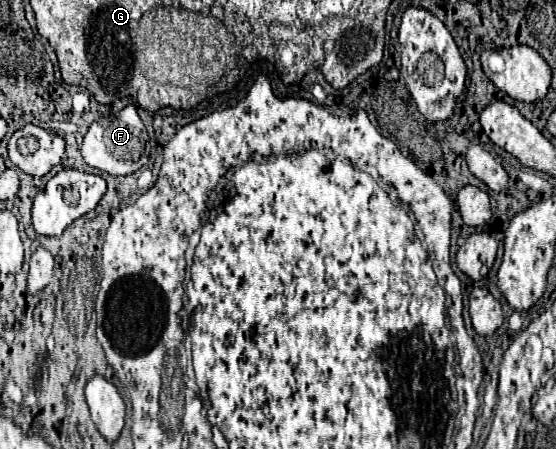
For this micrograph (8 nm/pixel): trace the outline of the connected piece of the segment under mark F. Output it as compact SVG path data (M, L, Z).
M130 104L124 110L120 110L118 114L98 118L96 122L92 122L88 128L88 134L84 136L80 150L82 150L82 156L88 166L98 168L106 174L118 176L118 174L134 174L148 162L148 156L144 156L146 142L148 142L146 126L142 124L136 108Z

